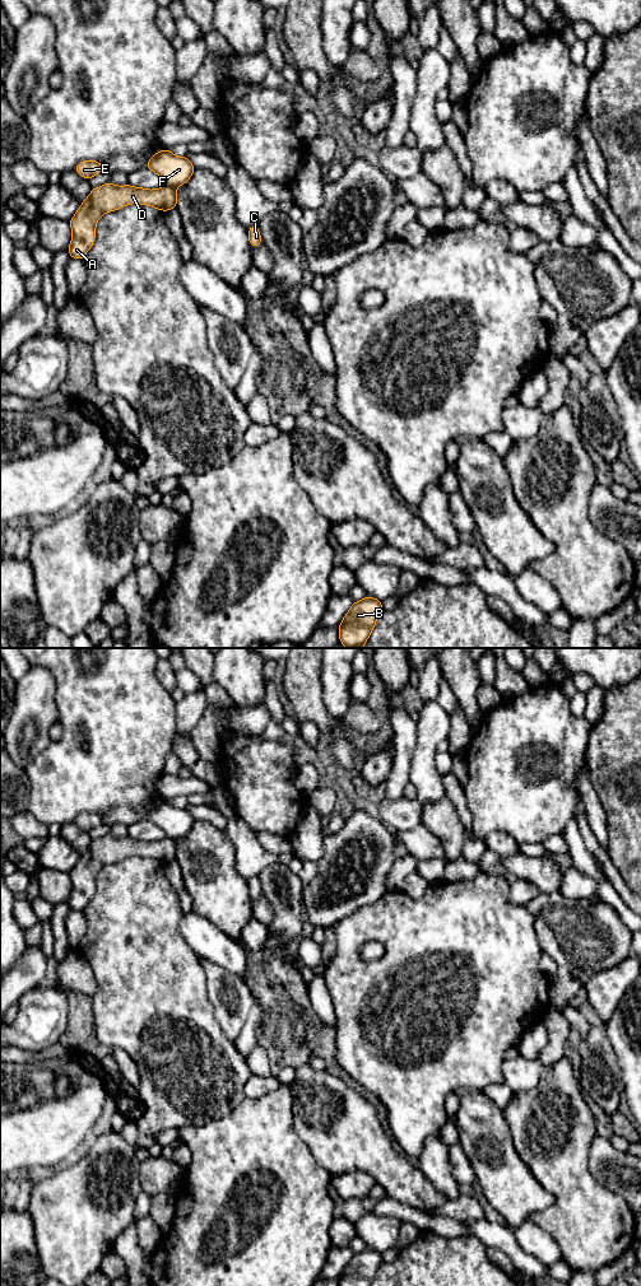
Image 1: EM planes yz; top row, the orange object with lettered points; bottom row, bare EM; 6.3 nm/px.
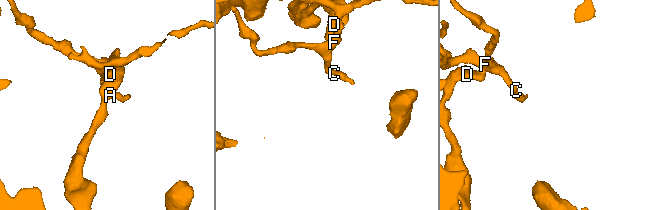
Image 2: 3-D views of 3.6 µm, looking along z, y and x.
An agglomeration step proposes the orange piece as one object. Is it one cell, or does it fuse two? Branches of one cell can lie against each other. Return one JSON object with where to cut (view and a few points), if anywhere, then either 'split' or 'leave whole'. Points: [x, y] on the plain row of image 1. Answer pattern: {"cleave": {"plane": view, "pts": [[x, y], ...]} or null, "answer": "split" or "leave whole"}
{"cleave": {"plane": "yz", "pts": [[167, 835], [175, 840]]}, "answer": "split"}

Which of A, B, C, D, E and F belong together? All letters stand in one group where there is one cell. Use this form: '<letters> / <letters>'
A B D / C E F

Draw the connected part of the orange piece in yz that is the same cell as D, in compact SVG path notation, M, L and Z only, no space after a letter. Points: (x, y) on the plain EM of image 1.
M111 833L101 839L93 839L89 848L80 854L80 859L69 872L73 889L68 904L70 910L83 912L96 891L96 877L108 863L126 857L141 856L168 863L177 858L177 844L172 838L147 842L131 837L115 838Z

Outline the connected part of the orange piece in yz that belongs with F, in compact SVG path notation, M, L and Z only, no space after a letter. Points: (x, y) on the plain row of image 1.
M168 801L153 806L145 820L155 824L175 840L185 837L196 821L187 809L177 809Z

